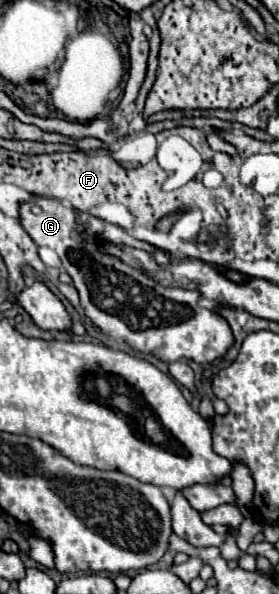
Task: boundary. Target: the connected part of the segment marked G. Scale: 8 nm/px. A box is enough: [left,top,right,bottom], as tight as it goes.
[19,197,235,365]

